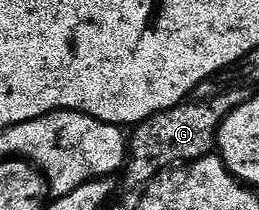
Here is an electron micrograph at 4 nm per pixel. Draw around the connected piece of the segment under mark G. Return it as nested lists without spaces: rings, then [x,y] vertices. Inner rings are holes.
[[[216,95],[213,99],[200,99],[197,103],[185,101],[175,107],[160,111],[149,119],[135,124],[133,135],[126,147],[126,172],[132,183],[147,185],[161,171],[203,159],[213,150],[218,139],[220,124],[233,109],[234,100],[228,95]]]

